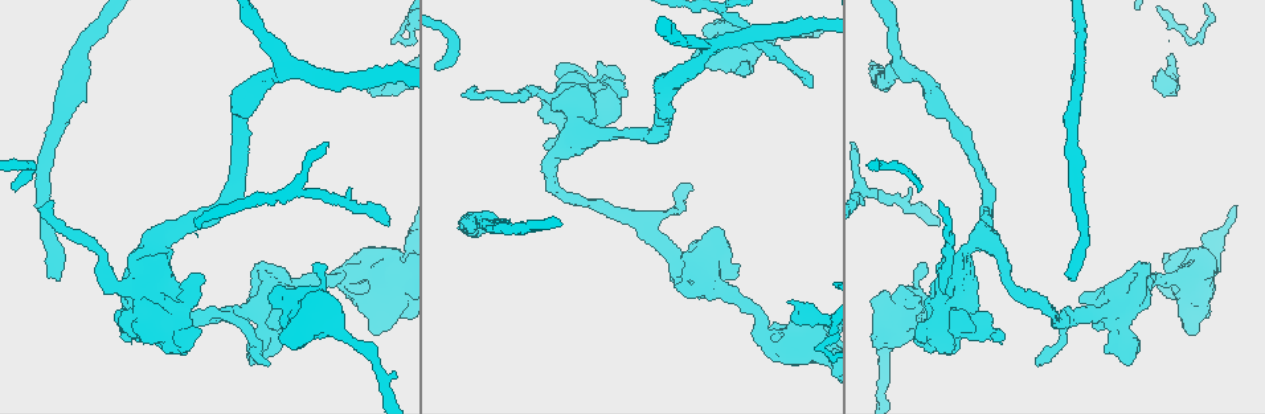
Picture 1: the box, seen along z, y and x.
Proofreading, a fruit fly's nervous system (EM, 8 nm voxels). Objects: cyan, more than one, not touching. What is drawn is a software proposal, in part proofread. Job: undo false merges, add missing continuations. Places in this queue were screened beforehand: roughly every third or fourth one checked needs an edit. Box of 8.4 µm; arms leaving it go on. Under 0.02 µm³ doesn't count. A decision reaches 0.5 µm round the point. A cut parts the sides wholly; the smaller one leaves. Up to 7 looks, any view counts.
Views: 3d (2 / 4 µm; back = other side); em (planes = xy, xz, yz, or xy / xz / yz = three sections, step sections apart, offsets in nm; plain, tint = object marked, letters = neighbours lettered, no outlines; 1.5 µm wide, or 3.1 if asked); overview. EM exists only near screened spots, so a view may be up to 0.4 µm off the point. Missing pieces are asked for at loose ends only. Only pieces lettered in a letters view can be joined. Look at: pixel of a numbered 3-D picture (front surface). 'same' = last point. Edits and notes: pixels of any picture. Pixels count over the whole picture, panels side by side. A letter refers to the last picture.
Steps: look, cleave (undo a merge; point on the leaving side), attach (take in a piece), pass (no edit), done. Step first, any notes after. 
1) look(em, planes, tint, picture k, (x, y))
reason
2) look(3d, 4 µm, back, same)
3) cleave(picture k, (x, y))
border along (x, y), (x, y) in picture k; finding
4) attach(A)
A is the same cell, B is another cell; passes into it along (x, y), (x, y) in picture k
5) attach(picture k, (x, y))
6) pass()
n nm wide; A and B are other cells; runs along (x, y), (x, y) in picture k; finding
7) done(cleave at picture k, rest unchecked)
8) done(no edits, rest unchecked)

look(em, planes, letters, picture 1, (1071, 279))
branch stops here

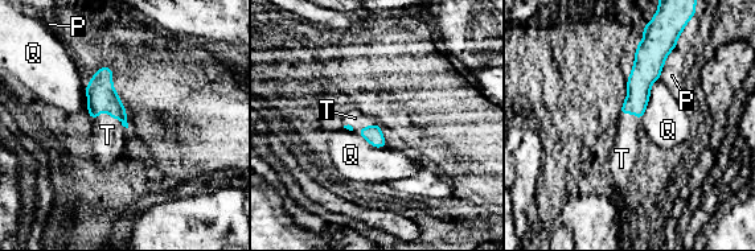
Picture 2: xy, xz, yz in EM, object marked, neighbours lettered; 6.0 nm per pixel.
attach(T)
110 nm wide; T is the same cell, P and Q are other cells; passes into it along (101, 94), (109, 115), (107, 135) in picture 2; the neuron continues

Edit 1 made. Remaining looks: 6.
look(overview)
redraw

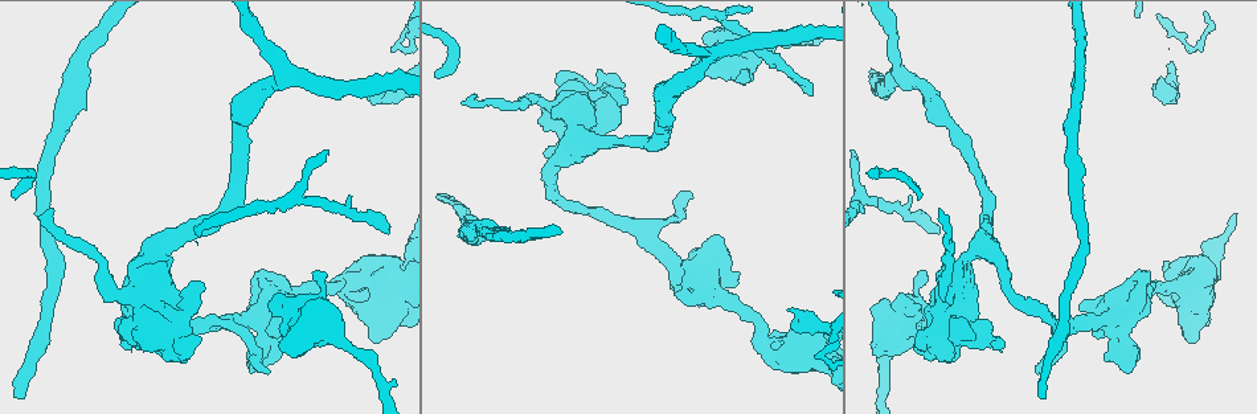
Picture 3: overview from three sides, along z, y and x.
look(em, planes, letters, picture 3, (688, 197))
branch stops here

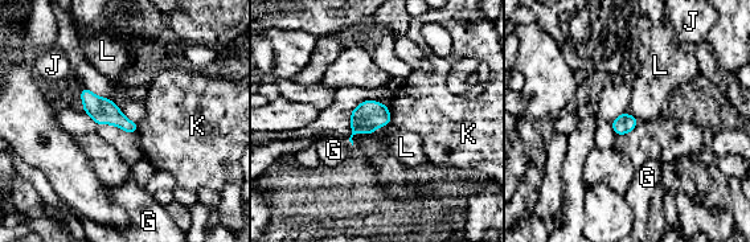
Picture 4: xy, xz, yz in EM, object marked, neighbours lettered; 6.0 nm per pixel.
pass()
G, J, K and L are other cells; border along (113, 102), (126, 117), (136, 123) in picture 4; no lettered piece goes on from it

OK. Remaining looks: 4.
look(em, planes, plain, picture 3, (389, 233))
tapers out

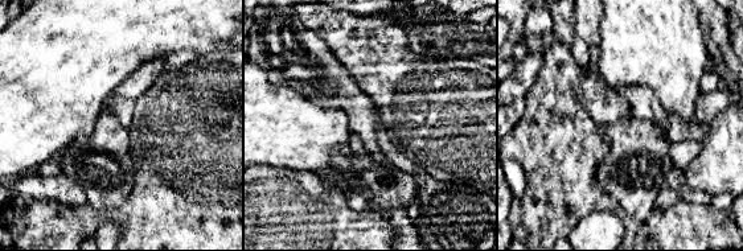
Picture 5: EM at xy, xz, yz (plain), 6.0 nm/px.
look(em, planes, letters, same)

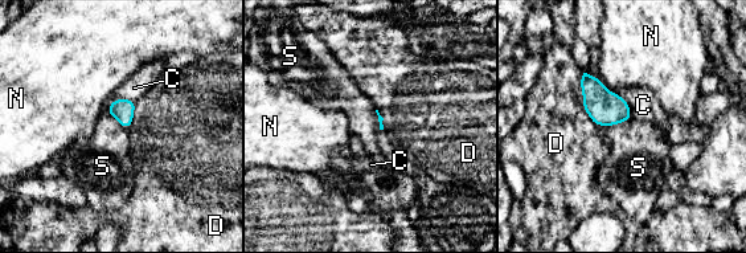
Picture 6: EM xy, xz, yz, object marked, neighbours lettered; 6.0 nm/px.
pass()
C, D, N and S are other cells; none of them fits

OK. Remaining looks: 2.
done(attach at picture 2, rest unchecked)

